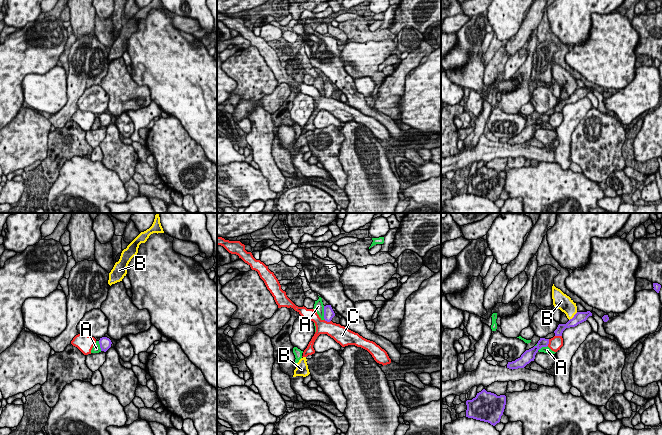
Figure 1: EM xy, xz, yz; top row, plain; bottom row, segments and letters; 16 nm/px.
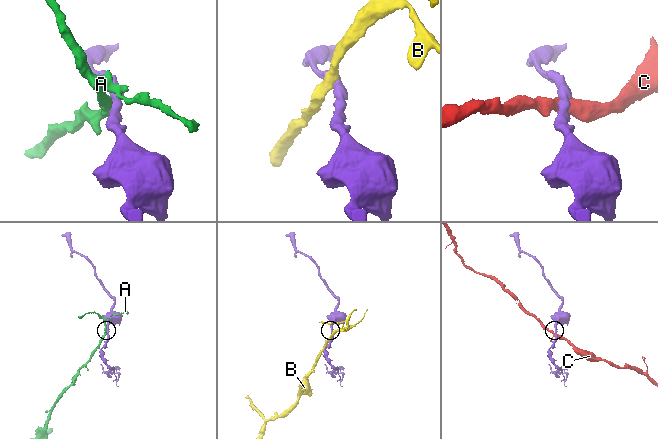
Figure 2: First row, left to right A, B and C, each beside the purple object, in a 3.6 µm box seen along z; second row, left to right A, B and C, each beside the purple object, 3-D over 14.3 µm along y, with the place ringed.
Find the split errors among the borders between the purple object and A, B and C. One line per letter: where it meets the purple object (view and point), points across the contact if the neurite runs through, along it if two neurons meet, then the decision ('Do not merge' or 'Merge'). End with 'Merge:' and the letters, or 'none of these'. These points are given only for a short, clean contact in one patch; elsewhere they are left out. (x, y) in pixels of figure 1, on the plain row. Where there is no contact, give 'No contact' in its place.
A: Touches purple at xz (324, 89). Boundary: xz (323, 82), (323, 93), (325, 95). Do not merge
B: Touches purple at yz (574, 92). Boundary: yz (577, 88), (569, 96). Do not merge
C: Touches purple at yz (558, 111). Do not merge
Merge: none of these

